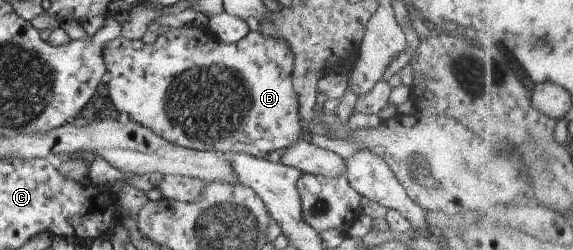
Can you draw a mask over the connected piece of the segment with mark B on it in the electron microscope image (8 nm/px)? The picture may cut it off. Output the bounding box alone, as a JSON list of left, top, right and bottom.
[101,23,301,158]

